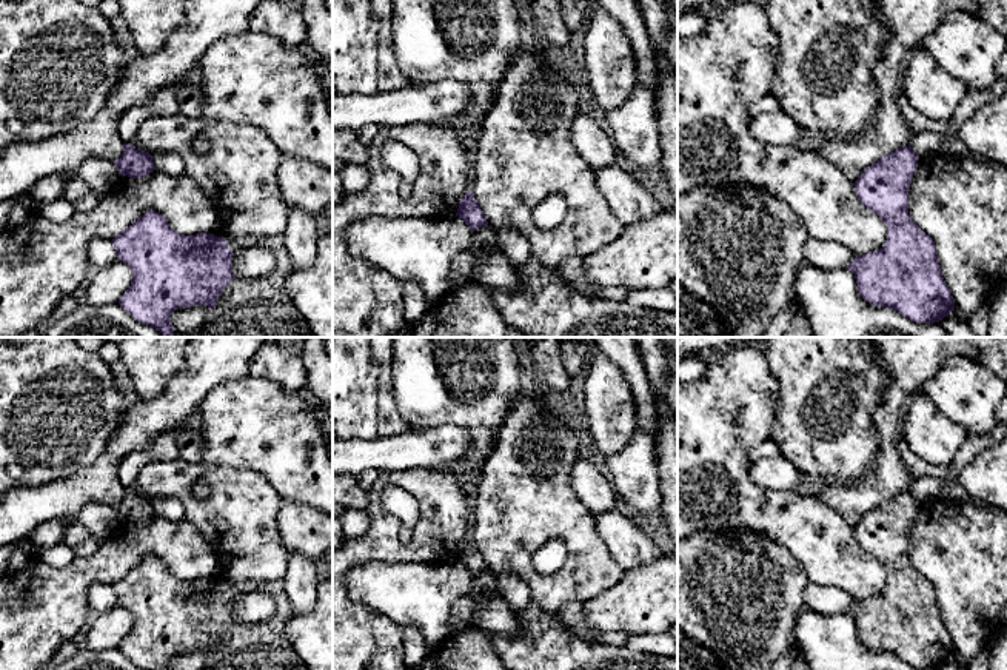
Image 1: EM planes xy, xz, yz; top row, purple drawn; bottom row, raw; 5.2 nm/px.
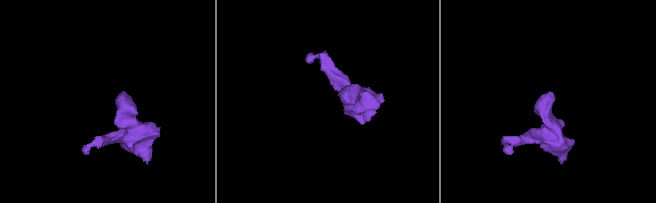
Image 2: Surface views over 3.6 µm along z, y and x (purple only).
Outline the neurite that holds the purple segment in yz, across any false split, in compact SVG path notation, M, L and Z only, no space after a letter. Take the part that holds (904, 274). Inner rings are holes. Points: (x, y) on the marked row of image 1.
M910 145L902 146L881 157L855 182L858 199L881 217L888 236L879 251L856 256L845 270L855 274L864 300L875 307L895 310L912 322L935 323L955 311L955 299L942 277L935 242L908 214L908 186L918 169L918 160Z

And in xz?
M471 189L460 200L456 216L459 216L473 231L488 226L487 217Z

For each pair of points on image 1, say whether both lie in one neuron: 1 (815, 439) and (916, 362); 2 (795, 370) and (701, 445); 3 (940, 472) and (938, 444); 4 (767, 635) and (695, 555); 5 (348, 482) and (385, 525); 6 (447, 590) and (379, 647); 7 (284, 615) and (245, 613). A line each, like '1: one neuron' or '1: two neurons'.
1: two neurons
2: two neurons
3: two neurons
4: one neuron
5: two neurons
6: two neurons
7: two neurons

